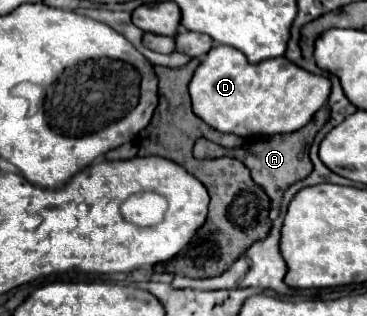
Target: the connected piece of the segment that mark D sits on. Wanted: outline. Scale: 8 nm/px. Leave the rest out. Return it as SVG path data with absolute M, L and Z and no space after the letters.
M218 44L202 58L188 92L194 114L214 130L244 138L272 136L296 132L308 124L330 94L330 80L298 68L284 56L250 64L240 50Z

